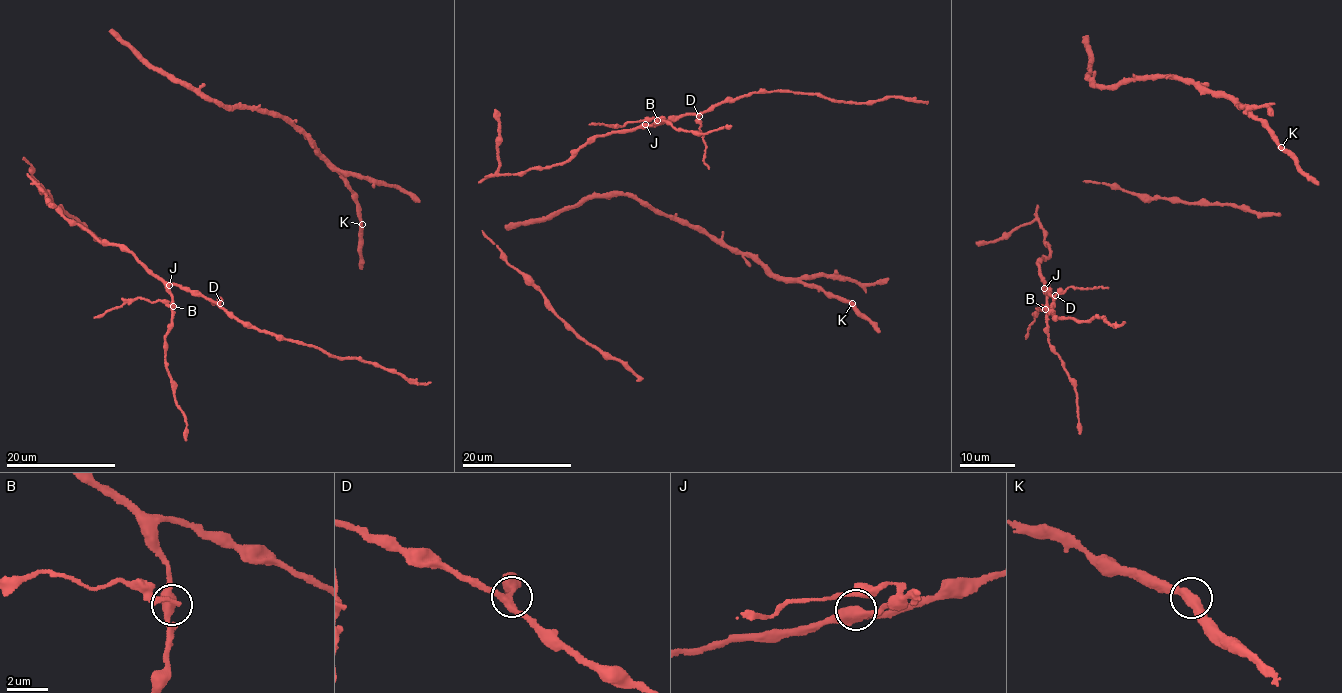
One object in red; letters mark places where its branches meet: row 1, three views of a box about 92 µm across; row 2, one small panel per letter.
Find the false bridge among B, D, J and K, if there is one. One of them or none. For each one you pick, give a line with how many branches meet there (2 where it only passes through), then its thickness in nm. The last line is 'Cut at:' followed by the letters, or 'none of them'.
B: Branches: 3. Thickness 400 nm
Cut at: B

